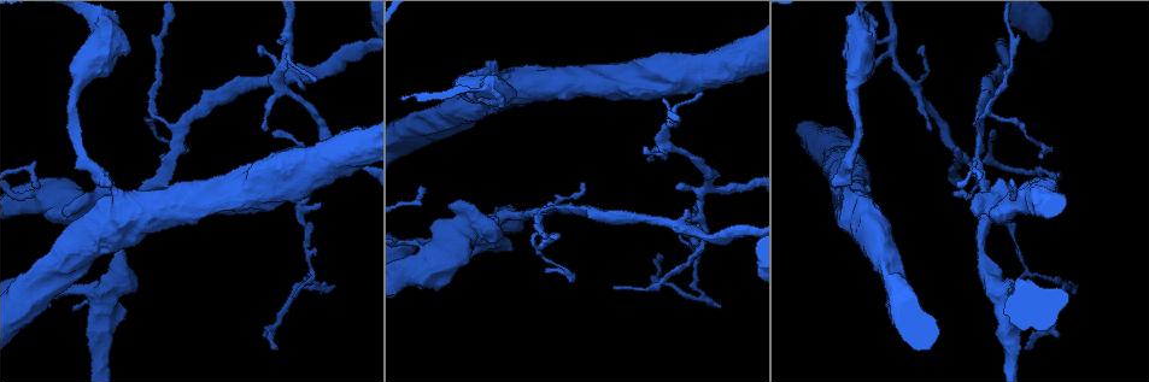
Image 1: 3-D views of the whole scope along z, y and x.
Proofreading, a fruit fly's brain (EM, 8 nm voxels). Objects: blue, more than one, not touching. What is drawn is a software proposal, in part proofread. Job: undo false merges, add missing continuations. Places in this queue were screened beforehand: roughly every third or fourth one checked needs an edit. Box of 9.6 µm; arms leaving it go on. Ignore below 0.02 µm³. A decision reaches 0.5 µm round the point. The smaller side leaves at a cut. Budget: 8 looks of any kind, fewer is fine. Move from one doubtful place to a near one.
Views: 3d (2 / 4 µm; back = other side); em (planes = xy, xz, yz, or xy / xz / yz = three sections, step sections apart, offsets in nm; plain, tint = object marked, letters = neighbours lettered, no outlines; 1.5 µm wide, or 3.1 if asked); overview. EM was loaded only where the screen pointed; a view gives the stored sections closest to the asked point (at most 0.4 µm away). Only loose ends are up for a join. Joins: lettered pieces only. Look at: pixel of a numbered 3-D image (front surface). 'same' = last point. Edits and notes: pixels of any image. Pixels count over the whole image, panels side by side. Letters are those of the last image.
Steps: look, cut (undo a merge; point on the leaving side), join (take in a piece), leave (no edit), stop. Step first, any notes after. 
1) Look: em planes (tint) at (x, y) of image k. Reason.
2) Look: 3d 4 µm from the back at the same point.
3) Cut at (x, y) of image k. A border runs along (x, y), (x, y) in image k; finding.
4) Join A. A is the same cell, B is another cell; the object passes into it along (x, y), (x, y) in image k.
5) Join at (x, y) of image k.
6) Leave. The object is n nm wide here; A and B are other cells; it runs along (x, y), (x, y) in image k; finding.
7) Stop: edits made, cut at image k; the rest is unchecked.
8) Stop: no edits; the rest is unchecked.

Look: em xz step 8 (tint) at (259, 51) of image 1. Branch stops here.

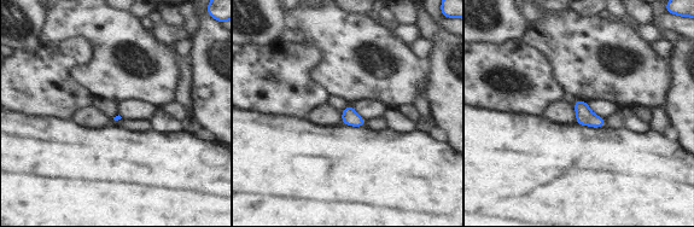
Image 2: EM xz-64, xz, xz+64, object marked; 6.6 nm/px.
Look: em planes (letters) at the same point.

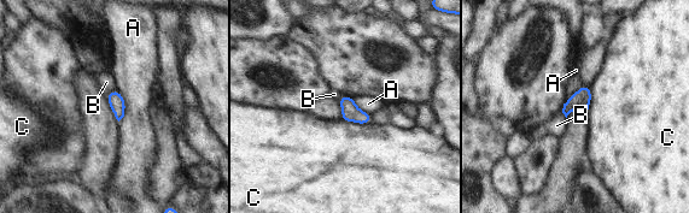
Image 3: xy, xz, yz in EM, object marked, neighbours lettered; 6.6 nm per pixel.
Leave. The object is 110 nm wide here; the longest contact is with A, 220 nm; A, B and C are other cells; none of them fits.

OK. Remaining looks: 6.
Look: 3d 2 µm at (583, 183) of image 1. Thin end.

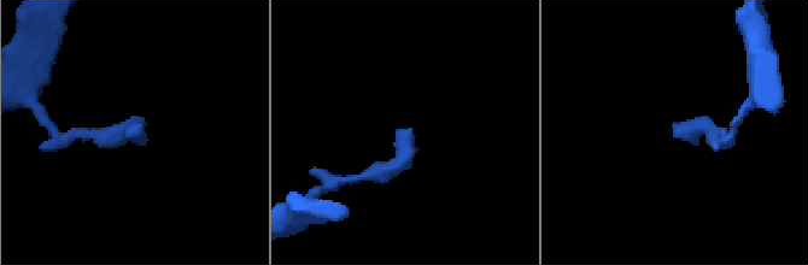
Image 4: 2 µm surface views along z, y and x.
Look: em xz step 4 (letters) at (138, 121) of image 4. Shape alone is not enough.

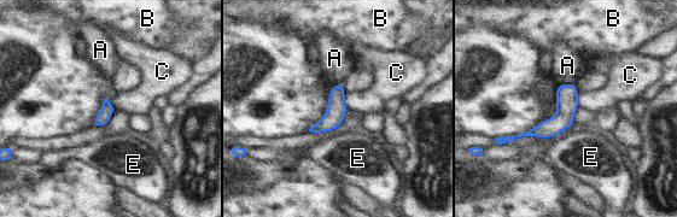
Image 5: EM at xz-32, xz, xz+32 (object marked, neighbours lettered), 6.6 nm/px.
Leave. The object is 90 nm wide here; A, B, C and E are other cells; a border runs along (344, 94), (344, 101), (348, 107) in image 5; no lettered piece goes on from it.

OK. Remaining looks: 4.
Look: 3d 4 µm at (295, 297) of image 1. Thin end.

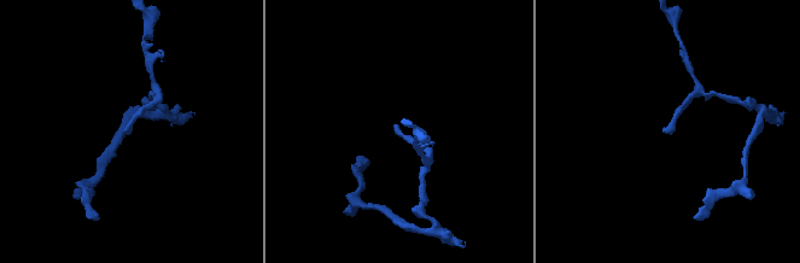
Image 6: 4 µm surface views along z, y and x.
Look: em yz step 8 (letters) at (126, 133) of image 6.

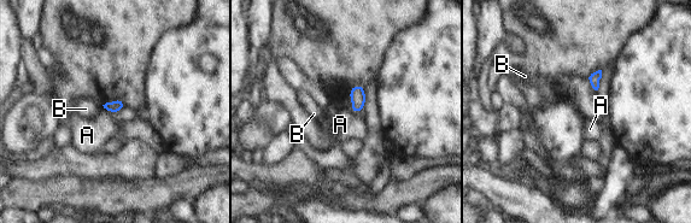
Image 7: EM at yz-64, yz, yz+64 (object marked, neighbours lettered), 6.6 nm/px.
Leave. The object is 80 nm wide here; A and B are other cells; a border runs along (101, 105), (112, 113) in image 7; no lettered piece goes on from it.

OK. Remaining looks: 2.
Stop: no edits; the rest is unchecked.

